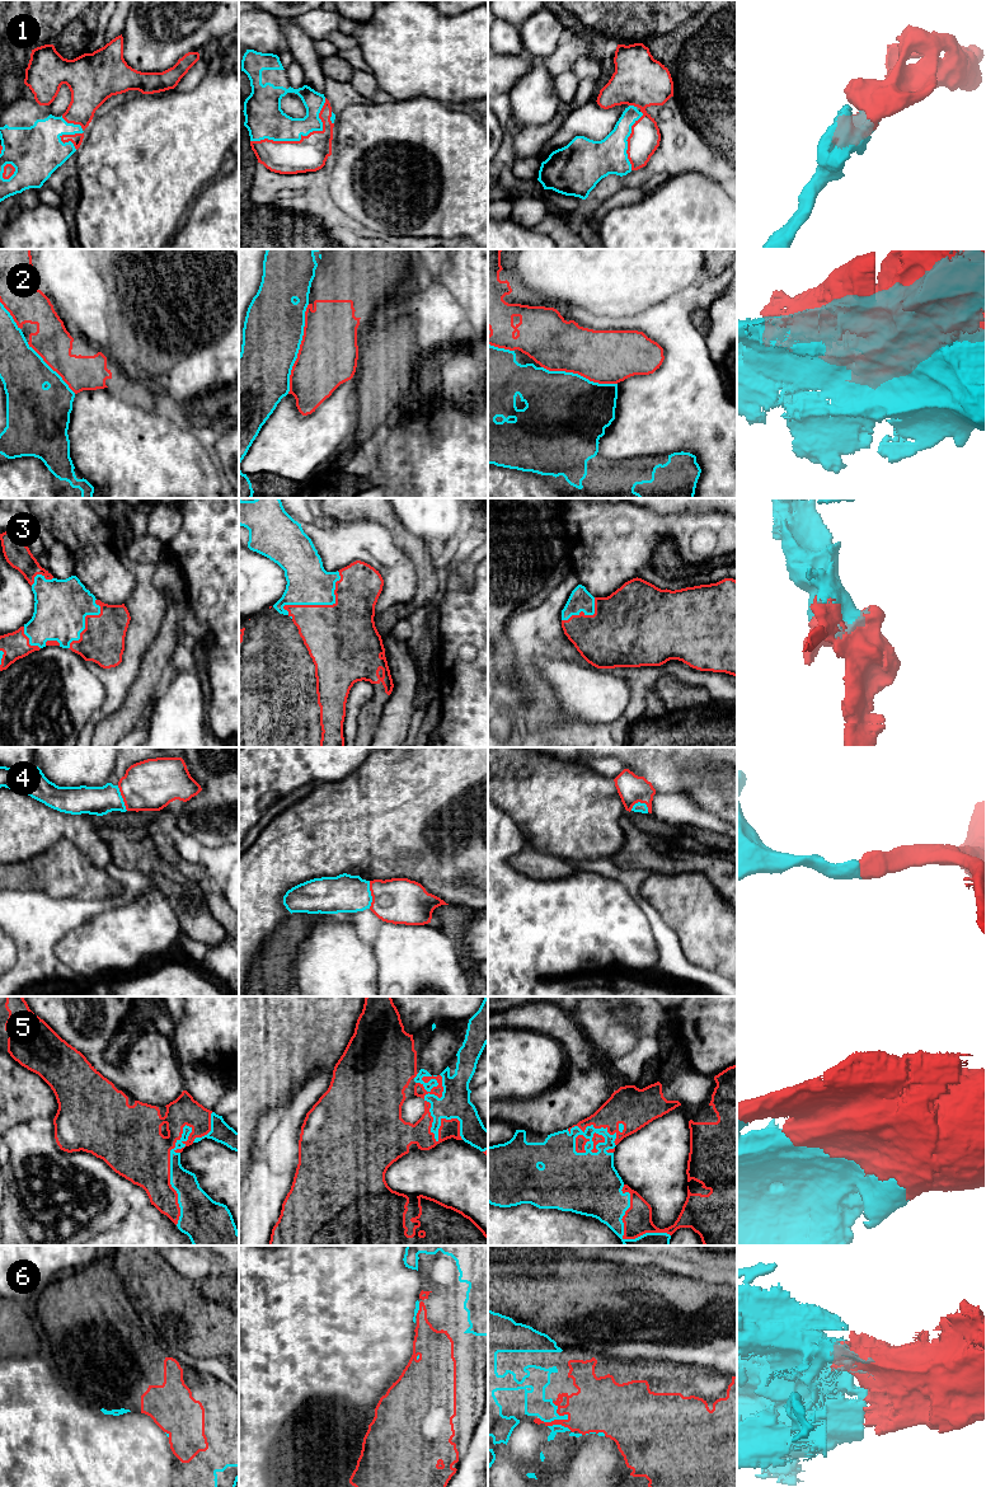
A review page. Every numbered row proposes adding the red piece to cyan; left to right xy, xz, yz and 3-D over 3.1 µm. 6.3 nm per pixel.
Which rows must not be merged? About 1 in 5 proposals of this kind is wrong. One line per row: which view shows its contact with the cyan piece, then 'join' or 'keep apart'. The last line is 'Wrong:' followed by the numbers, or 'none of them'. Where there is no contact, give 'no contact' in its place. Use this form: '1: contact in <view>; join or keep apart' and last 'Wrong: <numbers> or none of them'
1: contact in xz; join
2: contact in xz; keep apart
3: contact in xz; join
4: contact in xz; join
5: contact in xz; join
6: contact in yz; join
Wrong: 2

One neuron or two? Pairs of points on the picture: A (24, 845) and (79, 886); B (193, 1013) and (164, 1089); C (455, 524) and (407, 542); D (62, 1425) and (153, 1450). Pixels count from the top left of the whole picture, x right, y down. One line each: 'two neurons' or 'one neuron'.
A: two neurons
B: two neurons
C: two neurons
D: one neuron

